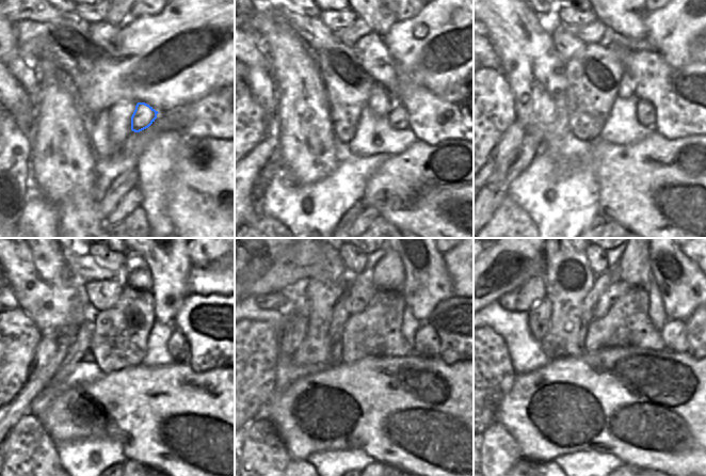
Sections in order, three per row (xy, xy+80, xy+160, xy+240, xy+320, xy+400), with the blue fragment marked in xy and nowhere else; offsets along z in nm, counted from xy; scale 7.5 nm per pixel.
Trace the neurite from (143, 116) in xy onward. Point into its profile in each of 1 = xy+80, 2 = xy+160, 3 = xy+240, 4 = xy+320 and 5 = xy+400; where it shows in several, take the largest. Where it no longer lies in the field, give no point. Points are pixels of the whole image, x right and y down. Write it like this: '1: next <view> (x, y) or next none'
1: next xy+80 (398, 117)
2: next xy+160 (645, 112)
3: next xy+240 (178, 348)
4: next xy+320 (426, 343)
5: next xy+400 (673, 333)

